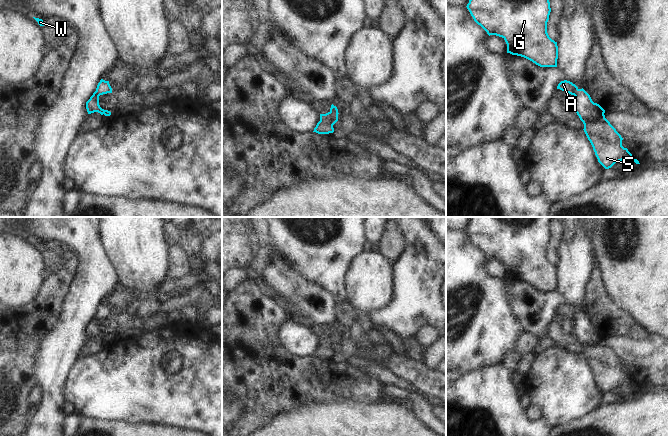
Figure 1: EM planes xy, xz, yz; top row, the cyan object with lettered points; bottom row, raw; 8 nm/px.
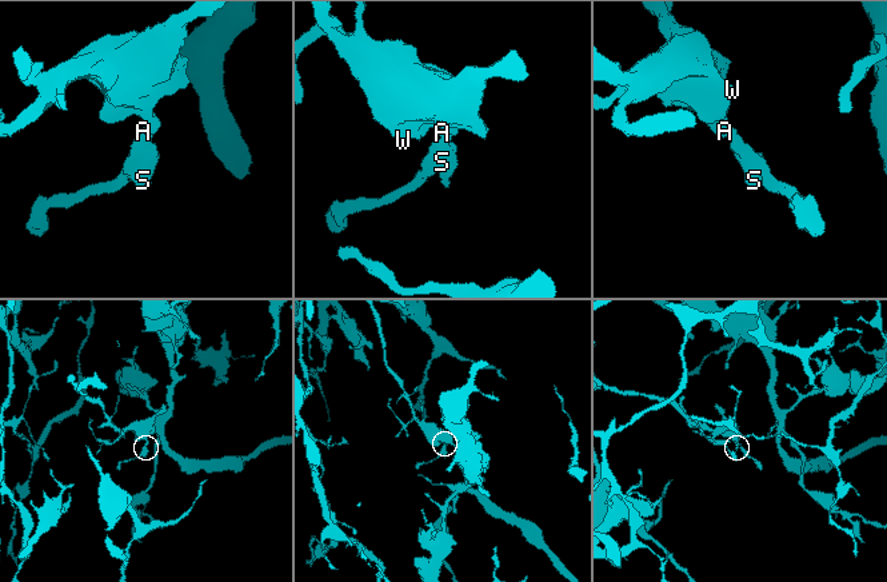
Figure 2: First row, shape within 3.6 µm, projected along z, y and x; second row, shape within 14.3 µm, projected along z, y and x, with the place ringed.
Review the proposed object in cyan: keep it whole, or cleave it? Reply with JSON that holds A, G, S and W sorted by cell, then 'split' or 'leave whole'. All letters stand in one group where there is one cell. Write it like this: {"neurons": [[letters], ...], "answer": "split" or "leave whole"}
{"neurons": [["A", "G", "S", "W"]], "answer": "leave whole"}

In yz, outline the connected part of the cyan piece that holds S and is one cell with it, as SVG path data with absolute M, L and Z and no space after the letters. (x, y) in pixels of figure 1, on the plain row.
M564 304L558 308L557 313L566 315L567 317L575 320L573 335L577 337L580 344L583 346L583 354L593 371L598 386L605 393L611 392L616 386L622 384L633 384L636 388L640 388L637 383L633 382L628 373L622 370L623 362L605 342L605 334L599 328L594 327L590 319L583 312L579 313L572 306Z

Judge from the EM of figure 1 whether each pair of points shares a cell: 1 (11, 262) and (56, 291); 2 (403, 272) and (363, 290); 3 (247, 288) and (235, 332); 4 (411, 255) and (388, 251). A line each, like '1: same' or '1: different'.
1: different
2: different
3: same
4: different

